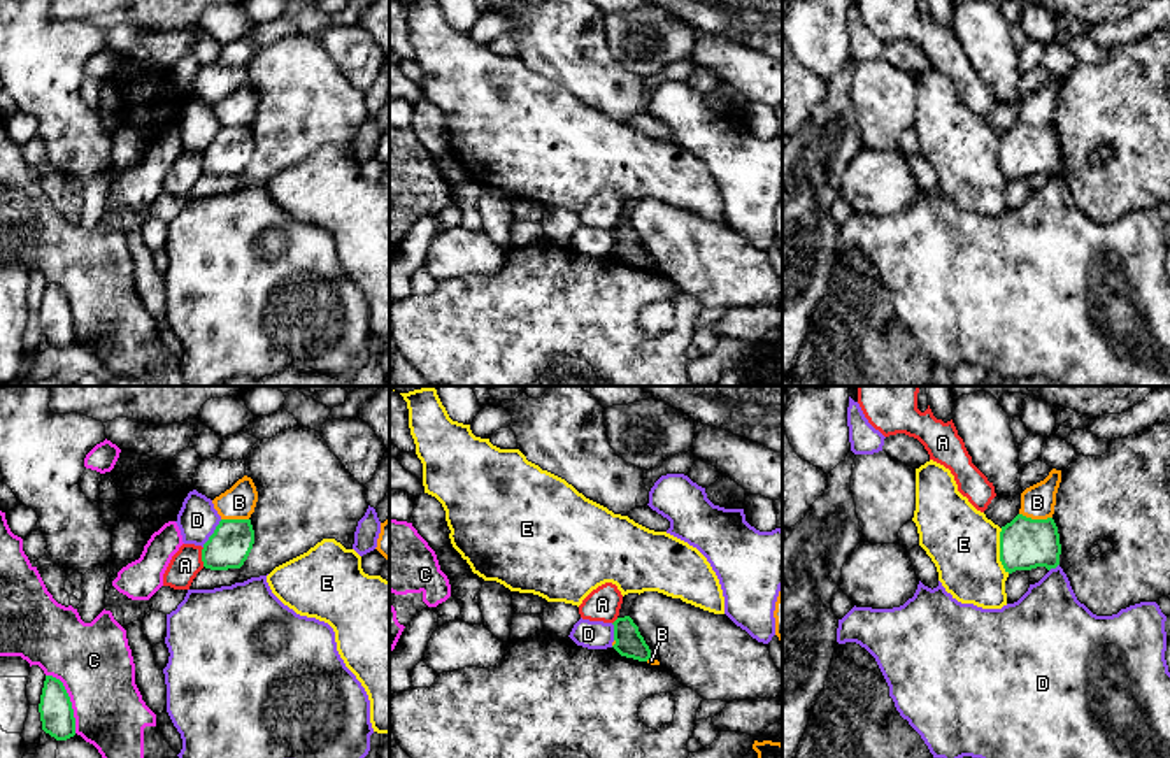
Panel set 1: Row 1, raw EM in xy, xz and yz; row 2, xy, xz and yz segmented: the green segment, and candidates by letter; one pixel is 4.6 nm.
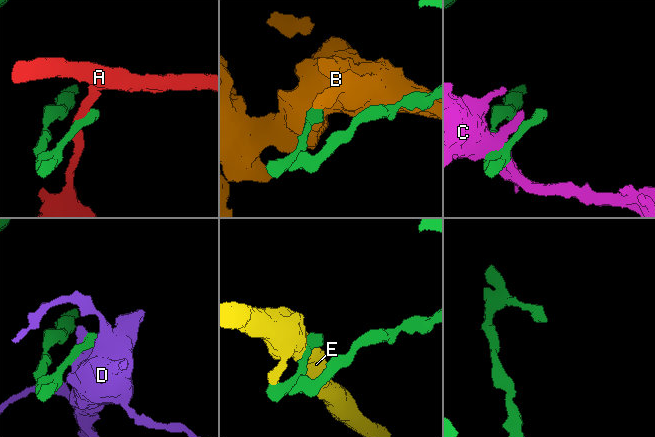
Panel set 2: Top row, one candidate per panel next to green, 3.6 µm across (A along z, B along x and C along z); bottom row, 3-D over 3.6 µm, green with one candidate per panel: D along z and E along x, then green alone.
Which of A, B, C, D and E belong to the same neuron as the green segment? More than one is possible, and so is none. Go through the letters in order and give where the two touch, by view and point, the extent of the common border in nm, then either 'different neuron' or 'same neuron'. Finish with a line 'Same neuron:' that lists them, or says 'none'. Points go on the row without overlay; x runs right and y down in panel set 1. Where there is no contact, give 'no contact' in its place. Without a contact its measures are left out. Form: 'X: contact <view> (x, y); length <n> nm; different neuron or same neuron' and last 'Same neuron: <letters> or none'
A: contact xy (202, 164); length 90 nm; different neuron
B: contact yz (1035, 127); length 150 nm; different neuron
C: contact xy (69, 307); length 300 nm; different neuron
D: contact xy (213, 141); length 160 nm; different neuron
E: contact yz (1000, 158); length 220 nm; different neuron
Same neuron: none

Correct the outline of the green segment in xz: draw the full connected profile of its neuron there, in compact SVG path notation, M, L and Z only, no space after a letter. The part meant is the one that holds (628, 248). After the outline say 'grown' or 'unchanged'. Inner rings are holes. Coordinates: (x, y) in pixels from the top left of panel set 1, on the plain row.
M630 223L617 225L612 232L616 247L612 254L621 263L633 265L639 268L647 268L651 265L651 256Z; unchanged

